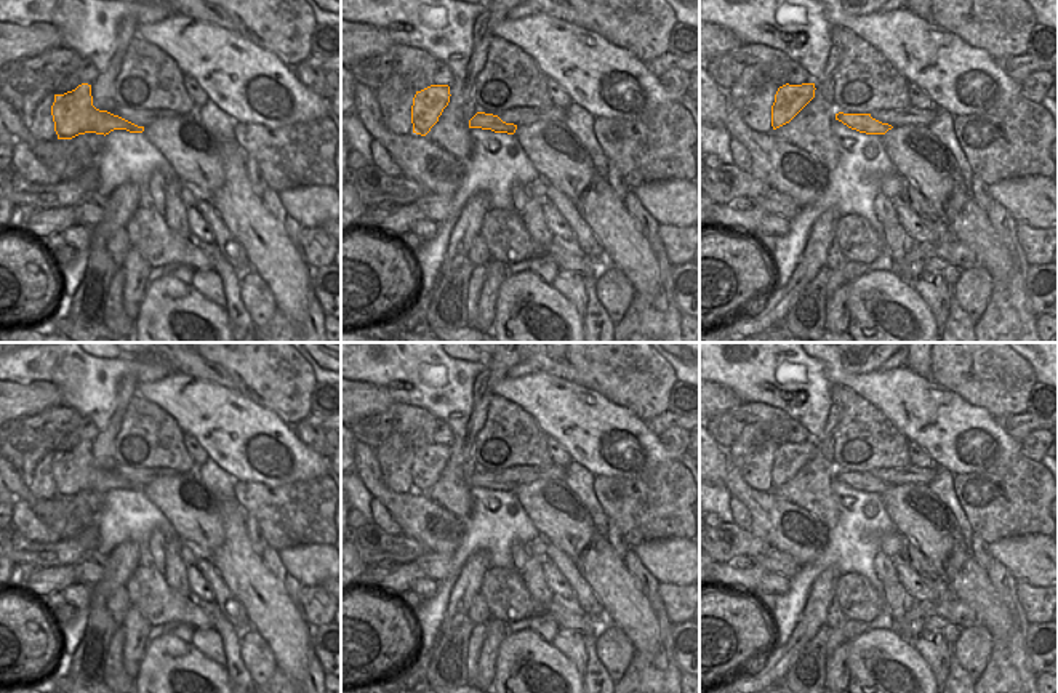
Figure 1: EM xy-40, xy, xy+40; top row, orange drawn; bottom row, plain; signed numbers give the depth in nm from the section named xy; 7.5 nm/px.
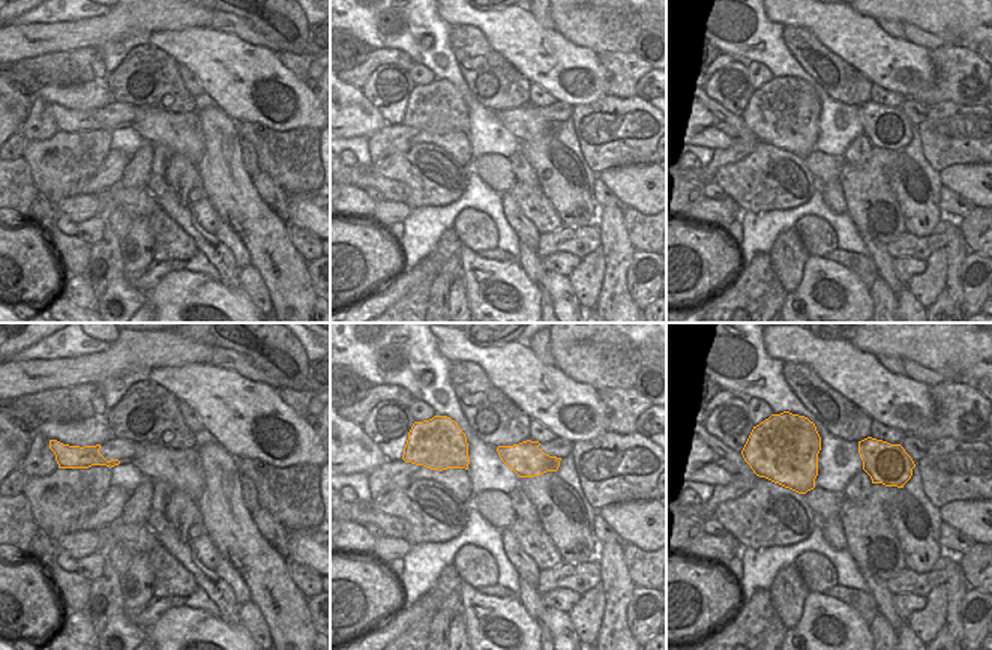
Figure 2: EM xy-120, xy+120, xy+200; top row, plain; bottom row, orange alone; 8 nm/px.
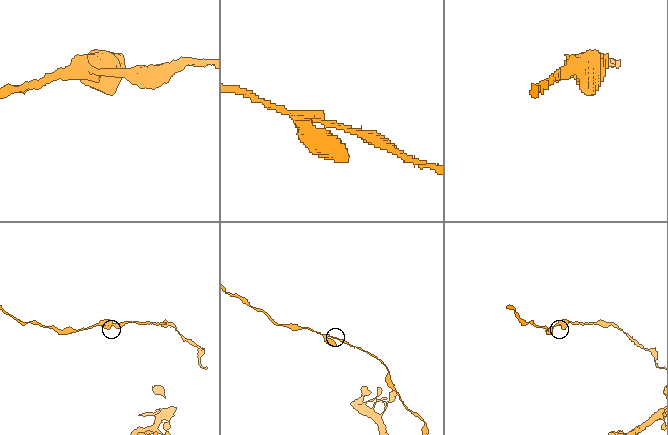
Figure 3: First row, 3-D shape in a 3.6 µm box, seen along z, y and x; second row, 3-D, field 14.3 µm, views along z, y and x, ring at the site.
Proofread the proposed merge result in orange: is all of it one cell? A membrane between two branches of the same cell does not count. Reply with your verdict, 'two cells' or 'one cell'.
one cell

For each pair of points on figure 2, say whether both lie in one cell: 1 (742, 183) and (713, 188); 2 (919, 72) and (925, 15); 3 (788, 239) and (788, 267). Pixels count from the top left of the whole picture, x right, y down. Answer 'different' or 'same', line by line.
1: different
2: different
3: same

